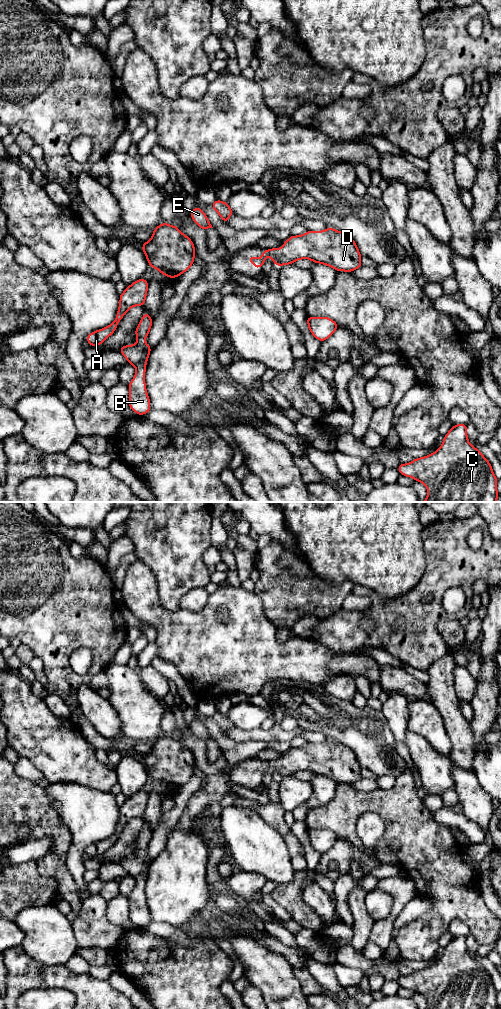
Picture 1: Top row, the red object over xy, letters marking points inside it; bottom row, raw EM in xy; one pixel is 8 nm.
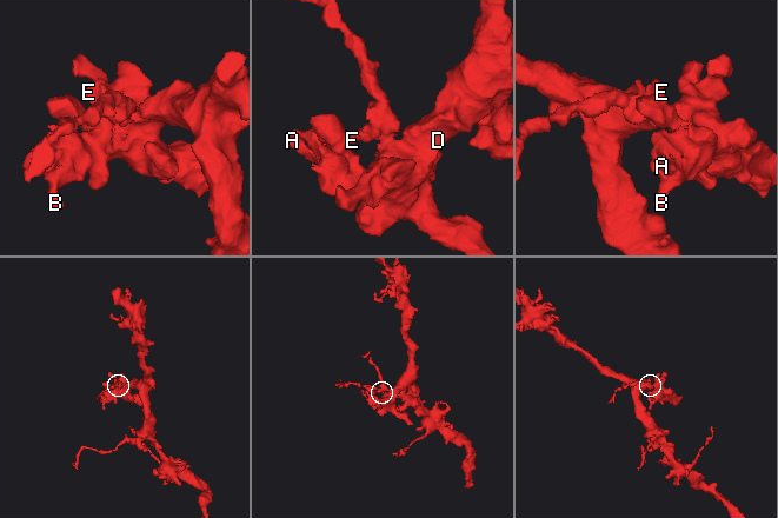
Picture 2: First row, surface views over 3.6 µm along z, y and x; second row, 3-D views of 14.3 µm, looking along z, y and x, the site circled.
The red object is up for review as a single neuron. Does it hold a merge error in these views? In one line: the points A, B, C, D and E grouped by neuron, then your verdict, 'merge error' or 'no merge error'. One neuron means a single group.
A B C D E | no merge error

